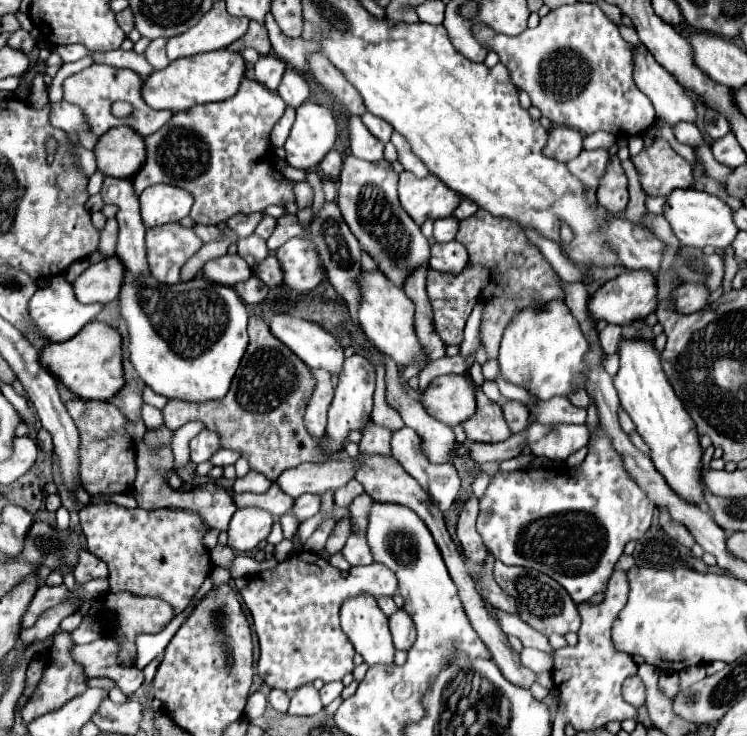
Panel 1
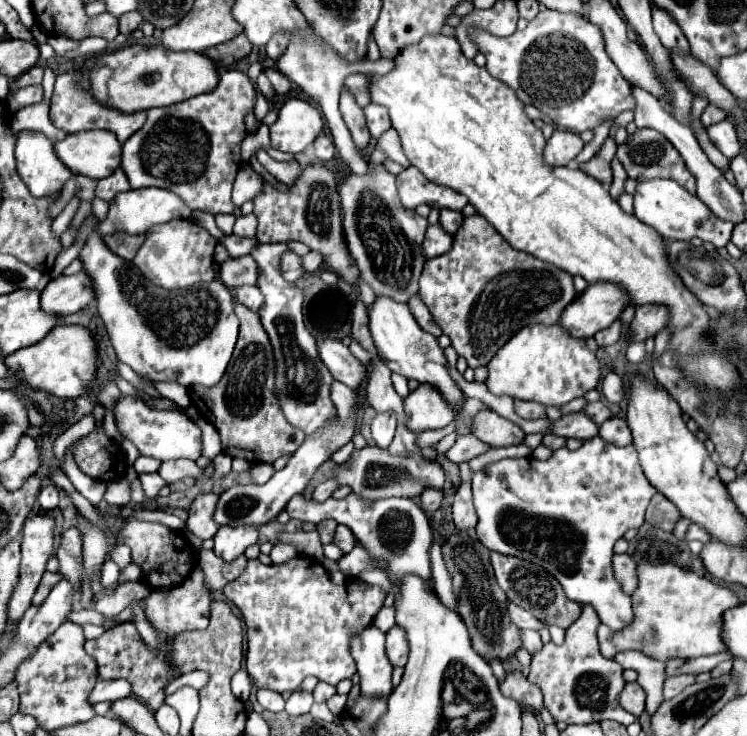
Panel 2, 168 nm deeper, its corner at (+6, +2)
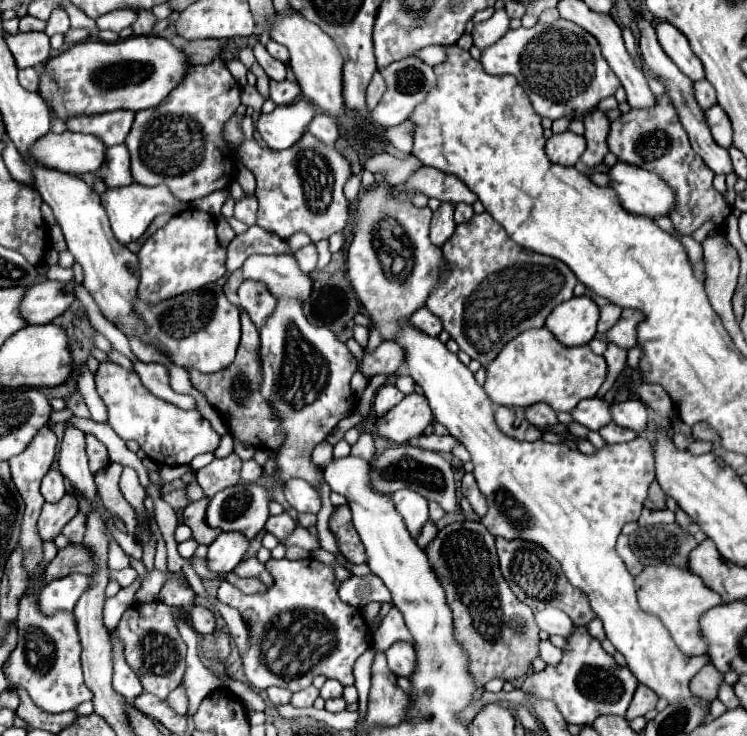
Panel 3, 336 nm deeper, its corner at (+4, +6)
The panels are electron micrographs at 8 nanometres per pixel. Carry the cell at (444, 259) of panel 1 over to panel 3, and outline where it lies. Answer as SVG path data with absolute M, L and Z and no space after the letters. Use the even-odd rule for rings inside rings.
M441 203L439 209L433 213L433 221L431 221L431 243L435 245L443 245L455 231L455 221L453 221L453 211L455 211L455 203Z

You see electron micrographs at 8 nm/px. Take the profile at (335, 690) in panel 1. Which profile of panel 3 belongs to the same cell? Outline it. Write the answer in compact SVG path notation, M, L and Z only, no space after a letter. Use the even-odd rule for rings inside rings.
M327 679L327 683L321 687L321 697L331 699L331 697L341 697L343 695L343 685L335 679Z

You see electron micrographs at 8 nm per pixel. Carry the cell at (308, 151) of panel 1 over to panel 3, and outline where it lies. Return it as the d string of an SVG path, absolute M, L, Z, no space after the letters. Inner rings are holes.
M297 99L291 105L275 107L273 113L261 113L255 121L255 131L271 149L287 149L305 133L315 117L313 103Z

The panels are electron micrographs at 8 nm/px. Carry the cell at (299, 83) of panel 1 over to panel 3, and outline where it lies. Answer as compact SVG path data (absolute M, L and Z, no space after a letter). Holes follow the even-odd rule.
M255 43L253 51L255 51L255 57L257 57L257 63L263 67L263 71L269 75L269 79L273 79L273 81L283 81L283 79L285 79L285 71L287 71L285 63L277 61L275 57L271 57L271 55L267 53L265 45Z

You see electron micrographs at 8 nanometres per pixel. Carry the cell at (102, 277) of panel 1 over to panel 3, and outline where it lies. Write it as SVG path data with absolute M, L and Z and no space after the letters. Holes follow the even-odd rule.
M43 281L25 289L21 299L19 315L27 325L45 325L51 323L57 315L61 315L71 303L75 295L67 295L61 291L59 281Z

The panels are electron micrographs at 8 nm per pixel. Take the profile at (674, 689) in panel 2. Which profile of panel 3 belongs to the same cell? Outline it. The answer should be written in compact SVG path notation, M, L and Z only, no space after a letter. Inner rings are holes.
M707 663L691 681L691 691L703 697L705 701L715 701L719 693L719 685L723 683L723 673L719 673L711 663Z

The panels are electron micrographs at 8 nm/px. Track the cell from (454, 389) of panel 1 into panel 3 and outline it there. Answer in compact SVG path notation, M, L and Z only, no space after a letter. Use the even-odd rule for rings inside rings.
M411 393L399 405L389 409L383 417L377 417L375 431L379 437L391 443L407 443L423 433L423 429L433 421L429 403L423 395Z

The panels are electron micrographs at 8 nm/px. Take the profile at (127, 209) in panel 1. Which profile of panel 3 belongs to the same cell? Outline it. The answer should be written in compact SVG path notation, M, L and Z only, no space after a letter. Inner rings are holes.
M115 145L105 151L105 161L99 167L97 175L105 181L107 187L119 187L119 183L131 183L131 169L129 169L129 151L127 147Z

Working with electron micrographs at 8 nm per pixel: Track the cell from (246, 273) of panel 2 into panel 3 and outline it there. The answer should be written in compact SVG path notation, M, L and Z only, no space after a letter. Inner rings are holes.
M251 255L243 263L243 277L267 285L275 297L297 299L305 303L311 295L313 281L305 275L293 255Z

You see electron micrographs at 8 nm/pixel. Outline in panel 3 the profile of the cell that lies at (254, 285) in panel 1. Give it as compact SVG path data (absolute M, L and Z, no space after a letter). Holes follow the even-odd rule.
M251 279L241 283L237 295L241 309L251 317L257 329L265 325L265 319L269 319L269 315L277 307L277 297L273 297L263 283L255 283Z

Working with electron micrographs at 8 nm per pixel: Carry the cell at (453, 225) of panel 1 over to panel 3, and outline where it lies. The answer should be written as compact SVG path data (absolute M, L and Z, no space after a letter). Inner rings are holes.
M459 203L459 205L455 207L455 223L467 223L473 215L475 215L475 211L473 211L473 207L467 205L467 203Z

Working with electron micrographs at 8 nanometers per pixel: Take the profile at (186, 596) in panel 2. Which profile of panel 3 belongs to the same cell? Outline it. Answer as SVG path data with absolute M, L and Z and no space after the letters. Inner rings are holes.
M193 607L191 611L189 611L189 619L191 619L191 623L193 623L193 629L197 631L197 633L201 633L201 635L209 635L209 633L213 633L215 629L217 629L217 621L215 621L215 615L213 615L213 611L209 611L209 609L205 609L205 607Z

